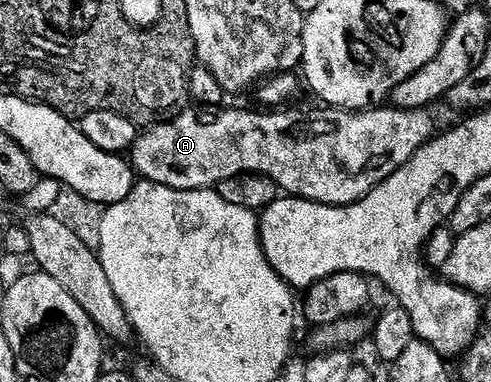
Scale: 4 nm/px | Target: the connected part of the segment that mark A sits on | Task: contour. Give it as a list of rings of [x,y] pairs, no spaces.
[[[186,107],[180,113],[158,124],[148,126],[144,131],[138,132],[137,139],[131,148],[131,164],[136,176],[156,185],[171,187],[172,189],[213,189],[221,181],[232,177],[237,178],[246,174],[261,174],[264,177],[270,177],[276,183],[278,190],[295,197],[301,197],[304,201],[319,201],[323,205],[354,205],[356,201],[363,200],[376,185],[383,184],[391,175],[395,175],[395,171],[399,171],[399,167],[406,165],[428,141],[433,140],[438,132],[437,121],[432,117],[432,112],[429,109],[394,109],[392,107],[374,107],[372,109],[334,109],[332,107],[291,109],[293,107],[285,107],[280,111],[252,113],[249,109],[229,108]]]

